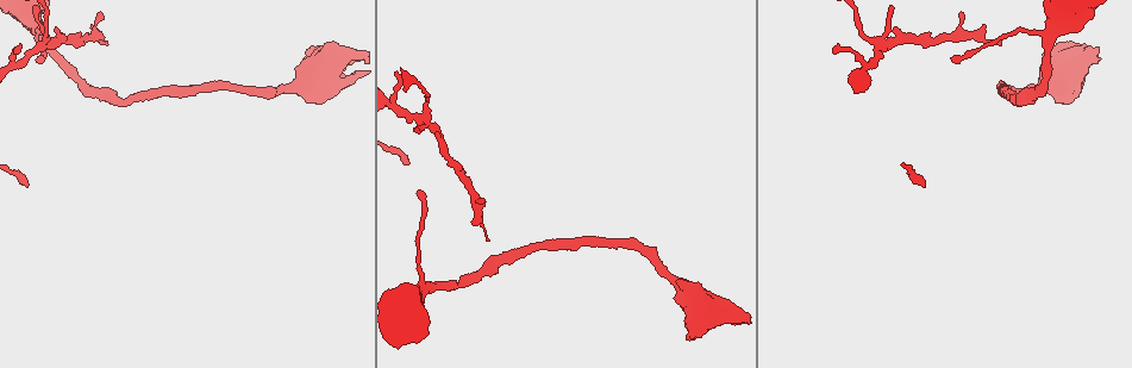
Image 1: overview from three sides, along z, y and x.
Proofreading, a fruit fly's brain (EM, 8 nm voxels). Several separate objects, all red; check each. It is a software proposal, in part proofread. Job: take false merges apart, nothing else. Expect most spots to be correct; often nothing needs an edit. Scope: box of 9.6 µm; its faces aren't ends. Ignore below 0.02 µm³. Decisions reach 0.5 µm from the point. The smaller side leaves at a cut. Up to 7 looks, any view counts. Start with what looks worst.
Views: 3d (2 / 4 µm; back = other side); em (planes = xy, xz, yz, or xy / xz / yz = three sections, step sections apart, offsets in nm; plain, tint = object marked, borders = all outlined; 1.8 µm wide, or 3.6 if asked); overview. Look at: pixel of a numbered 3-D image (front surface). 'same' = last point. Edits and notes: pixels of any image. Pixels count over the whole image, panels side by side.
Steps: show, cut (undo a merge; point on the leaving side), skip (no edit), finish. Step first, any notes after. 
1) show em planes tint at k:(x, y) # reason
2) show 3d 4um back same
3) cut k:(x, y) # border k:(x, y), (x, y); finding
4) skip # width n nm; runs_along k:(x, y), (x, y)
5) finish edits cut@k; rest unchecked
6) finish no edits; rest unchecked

show em planes tint at 1:(1052, 31) # side arm on a straight run

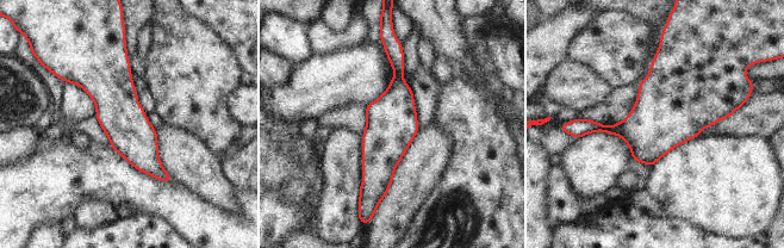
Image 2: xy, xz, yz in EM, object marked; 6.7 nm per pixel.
skip # runs_along 2:(398, 53), (379, 194); one neuron here

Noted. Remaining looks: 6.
show 3d 4um at 1:(1089, 58) # sudden change in width

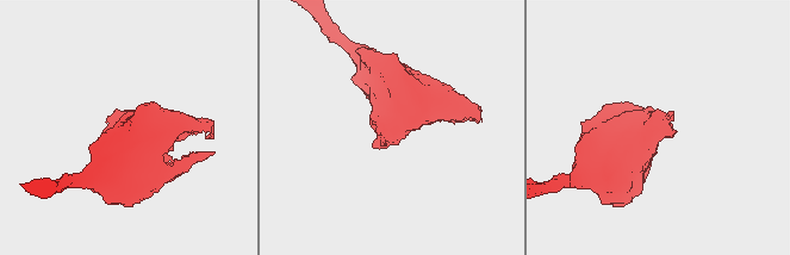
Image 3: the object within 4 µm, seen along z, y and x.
show em planes tint at 3:(395, 125)

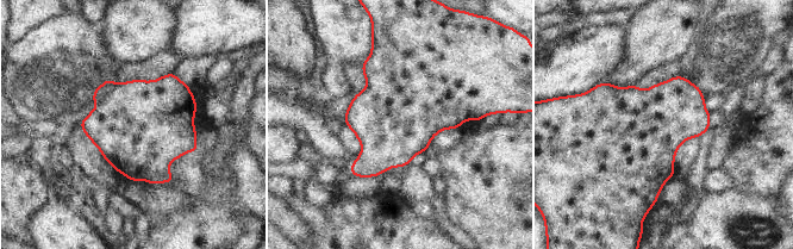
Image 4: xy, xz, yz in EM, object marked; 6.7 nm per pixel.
skip # one neuron here

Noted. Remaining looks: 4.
show em yz step 16 tint at 1:(881, 47) # three arms meet

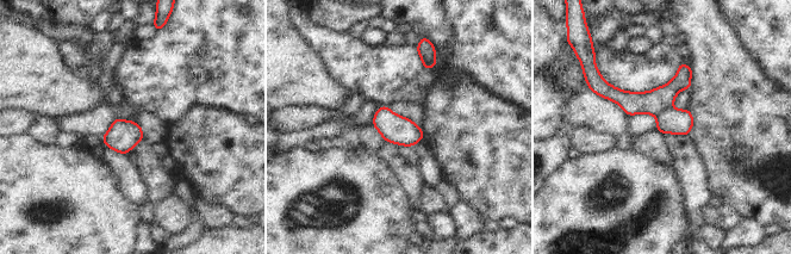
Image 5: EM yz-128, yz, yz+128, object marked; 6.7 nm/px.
show em planes tint same

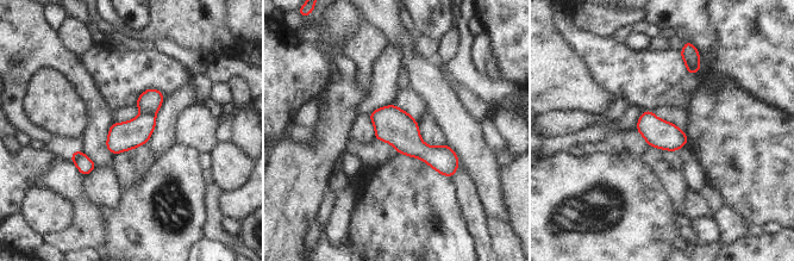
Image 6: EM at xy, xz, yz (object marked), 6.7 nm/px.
cut 6:(149, 103) # border 6:(142, 113), (155, 116); two neurons meet here

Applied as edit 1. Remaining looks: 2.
finish edits cut@6; rest unchecked

